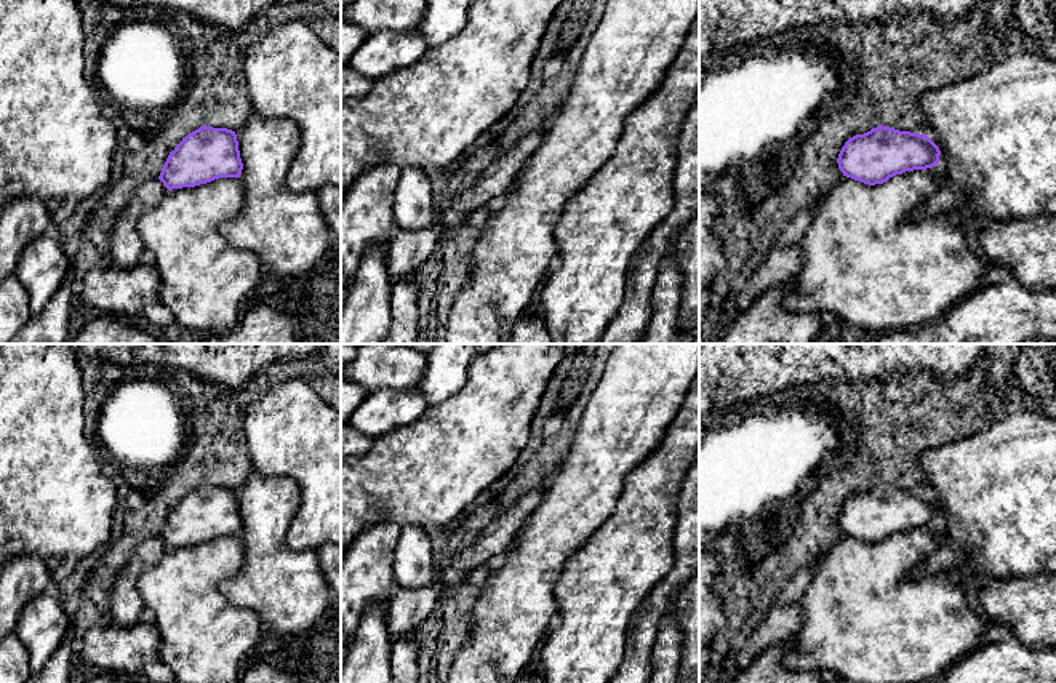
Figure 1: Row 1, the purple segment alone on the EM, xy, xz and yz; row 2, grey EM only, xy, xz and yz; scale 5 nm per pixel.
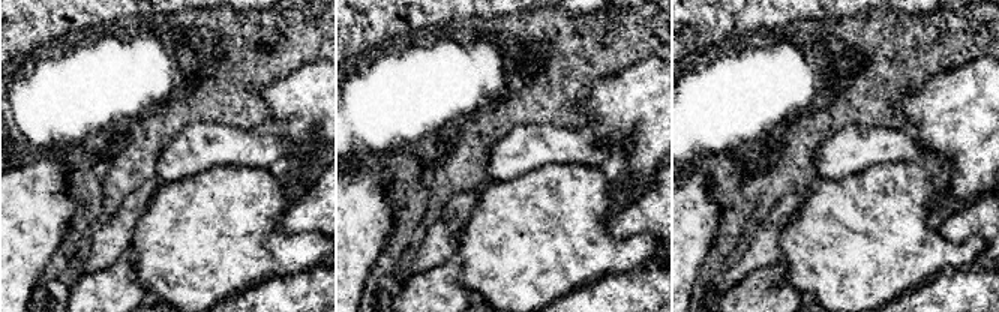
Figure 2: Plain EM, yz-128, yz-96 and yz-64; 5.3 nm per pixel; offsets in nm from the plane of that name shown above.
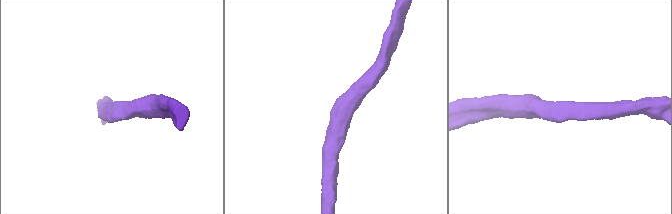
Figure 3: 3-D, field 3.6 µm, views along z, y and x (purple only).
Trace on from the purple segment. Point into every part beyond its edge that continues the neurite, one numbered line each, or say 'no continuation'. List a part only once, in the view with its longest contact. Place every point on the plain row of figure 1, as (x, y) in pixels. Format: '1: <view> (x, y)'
1: yz (863, 618)

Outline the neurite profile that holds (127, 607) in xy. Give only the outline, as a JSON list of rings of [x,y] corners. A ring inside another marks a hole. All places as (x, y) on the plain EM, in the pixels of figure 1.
[[[160,537],[147,539],[133,550],[110,589],[109,609],[114,624],[131,625],[149,617],[138,592],[138,579],[146,569],[157,565],[166,550]]]

